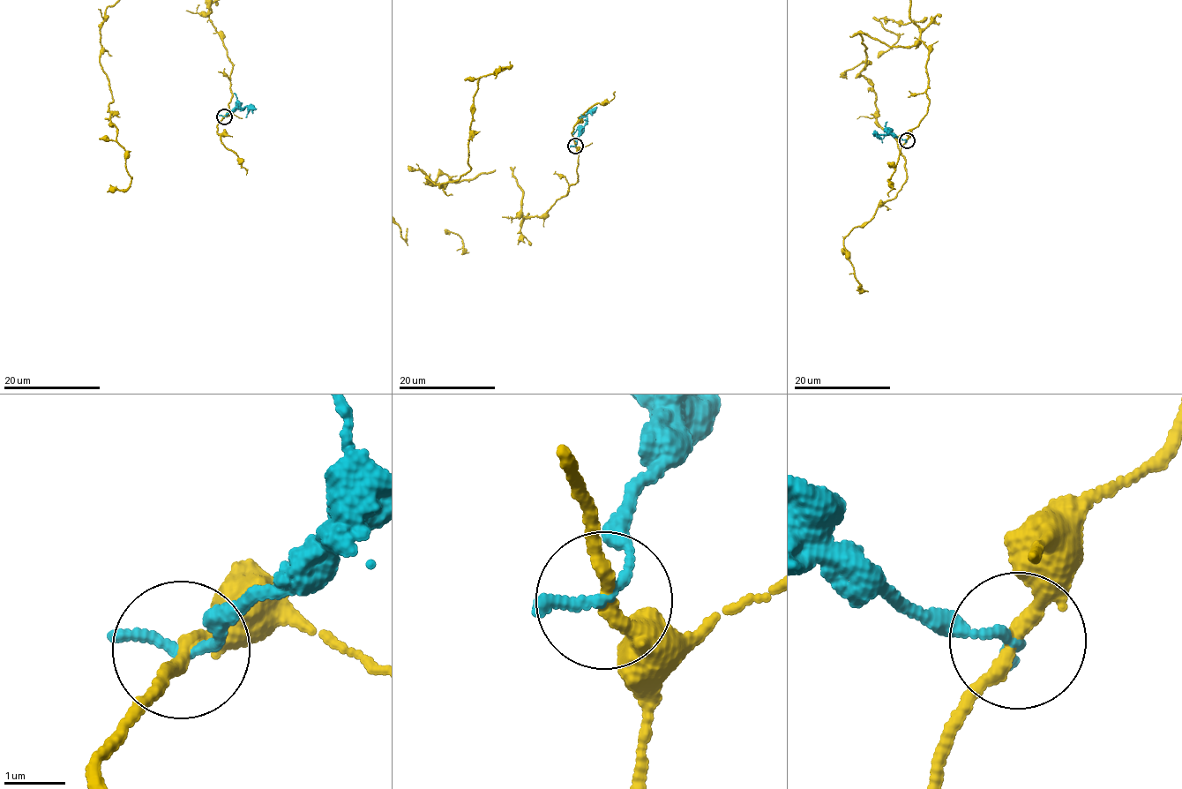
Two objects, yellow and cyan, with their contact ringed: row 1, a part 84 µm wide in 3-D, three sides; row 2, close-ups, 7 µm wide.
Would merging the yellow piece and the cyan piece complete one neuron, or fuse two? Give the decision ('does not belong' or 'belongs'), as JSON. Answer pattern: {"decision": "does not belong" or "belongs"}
{"decision": "does not belong"}

